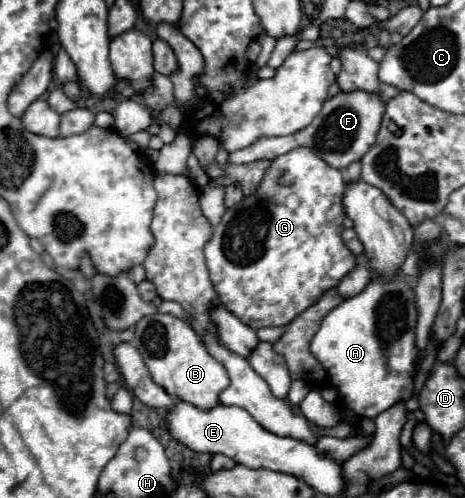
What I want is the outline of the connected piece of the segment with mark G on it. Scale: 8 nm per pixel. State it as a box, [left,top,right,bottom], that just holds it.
[204,147,358,329]

